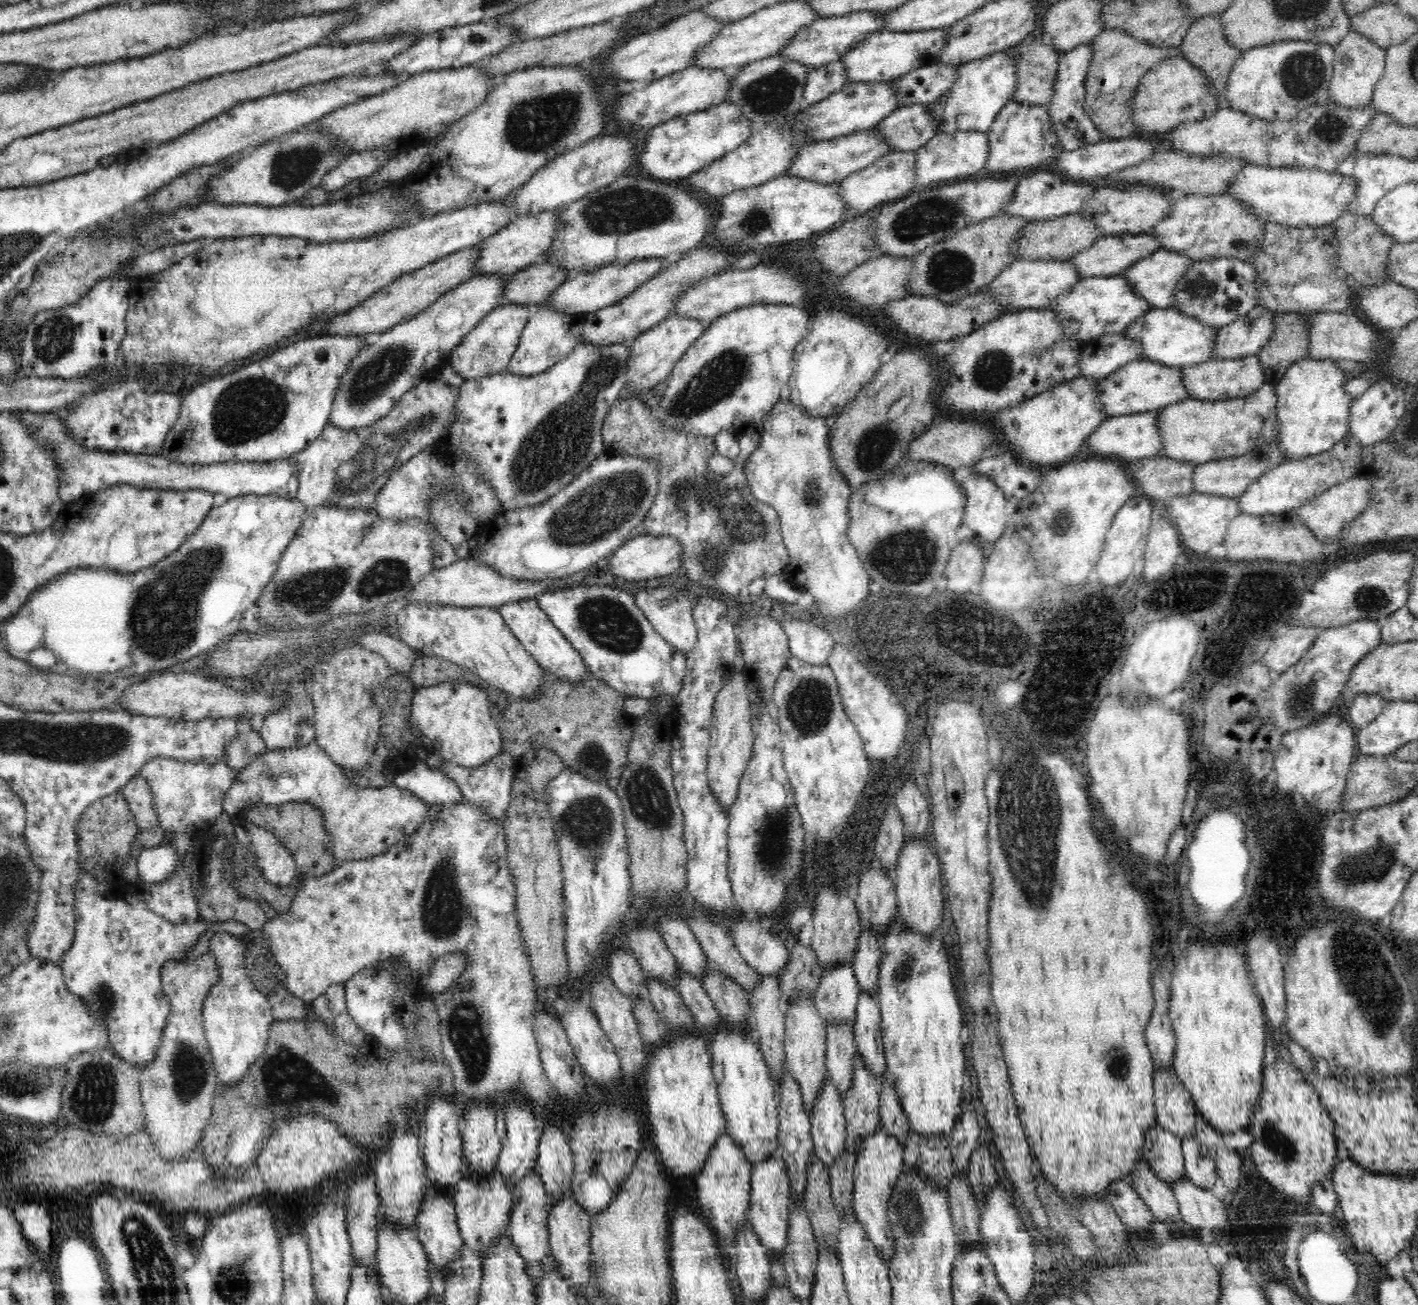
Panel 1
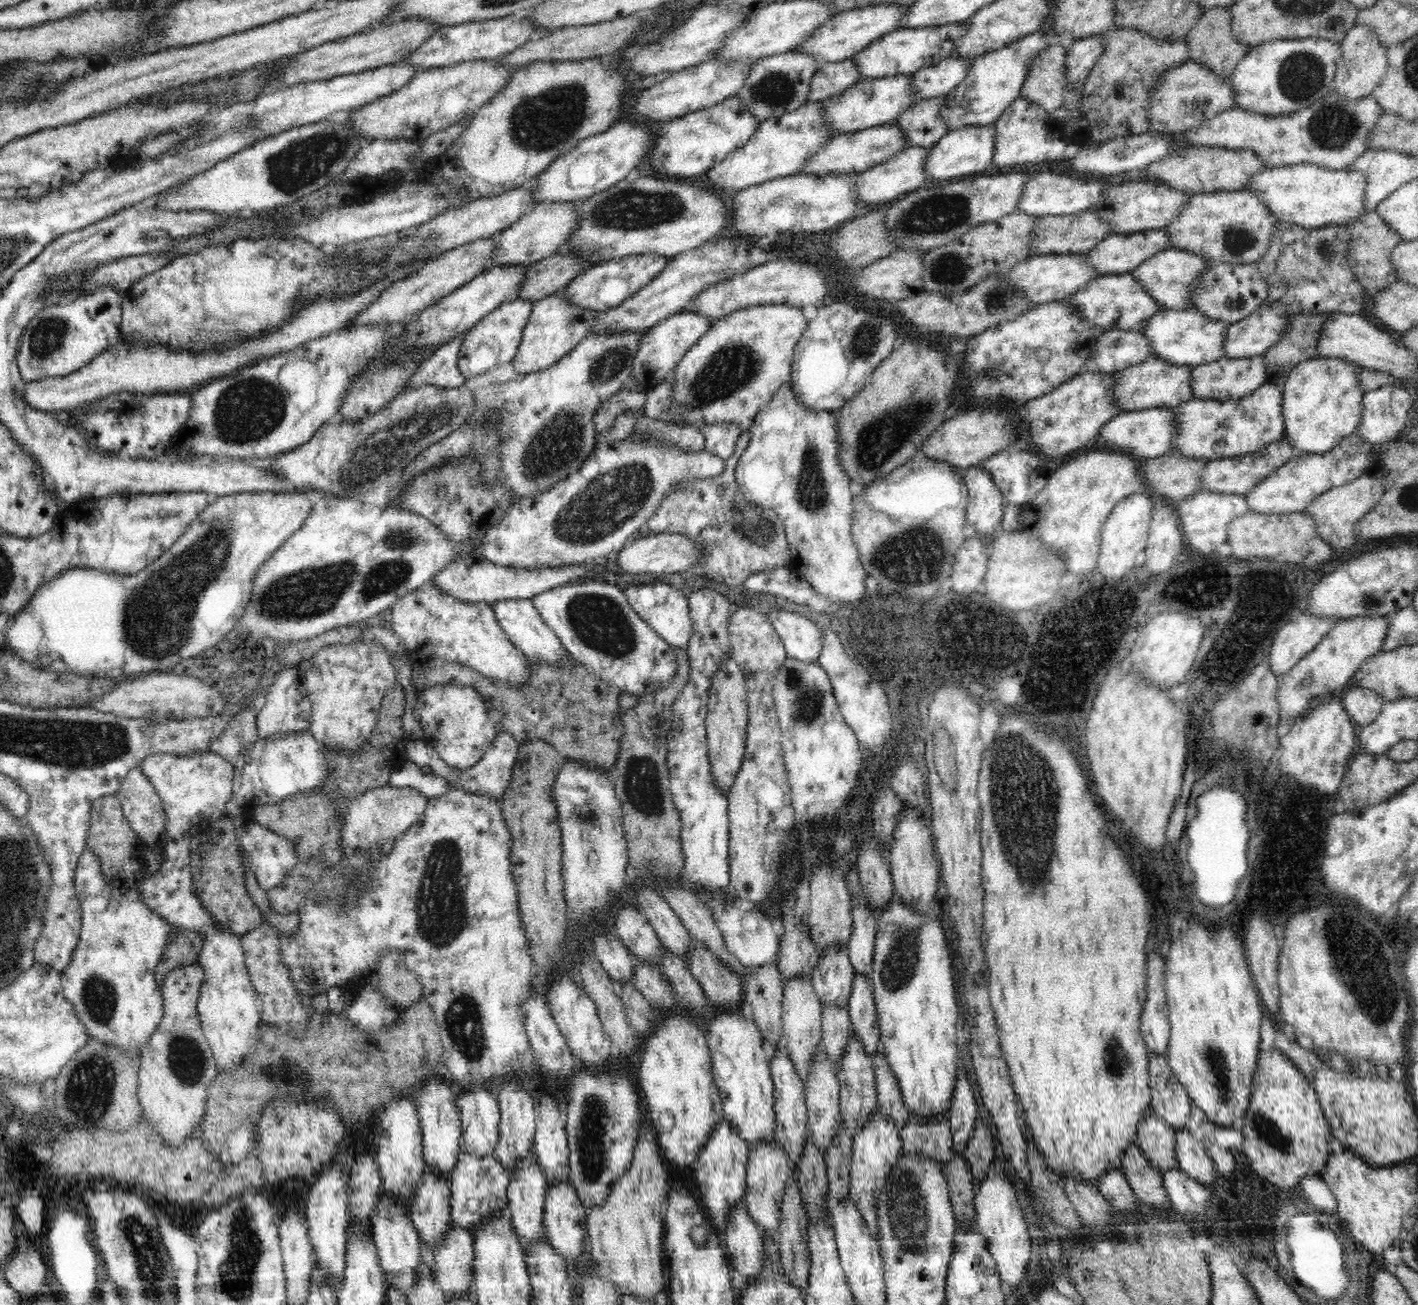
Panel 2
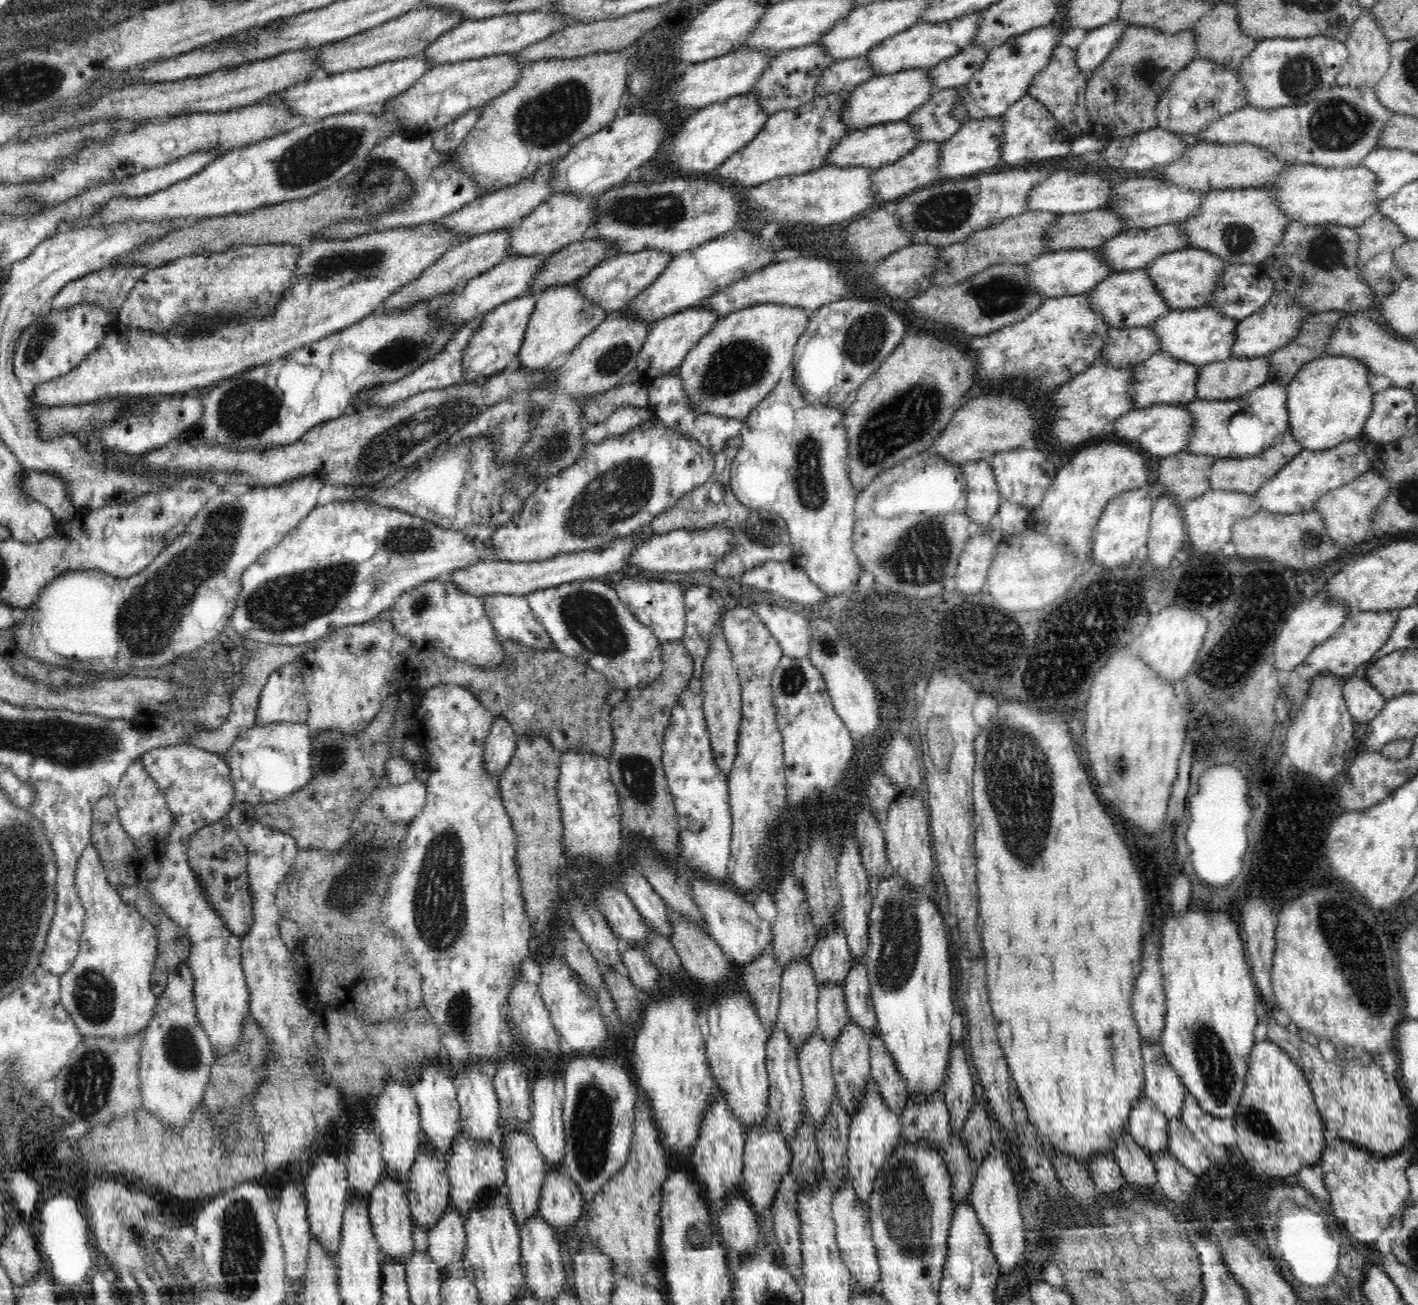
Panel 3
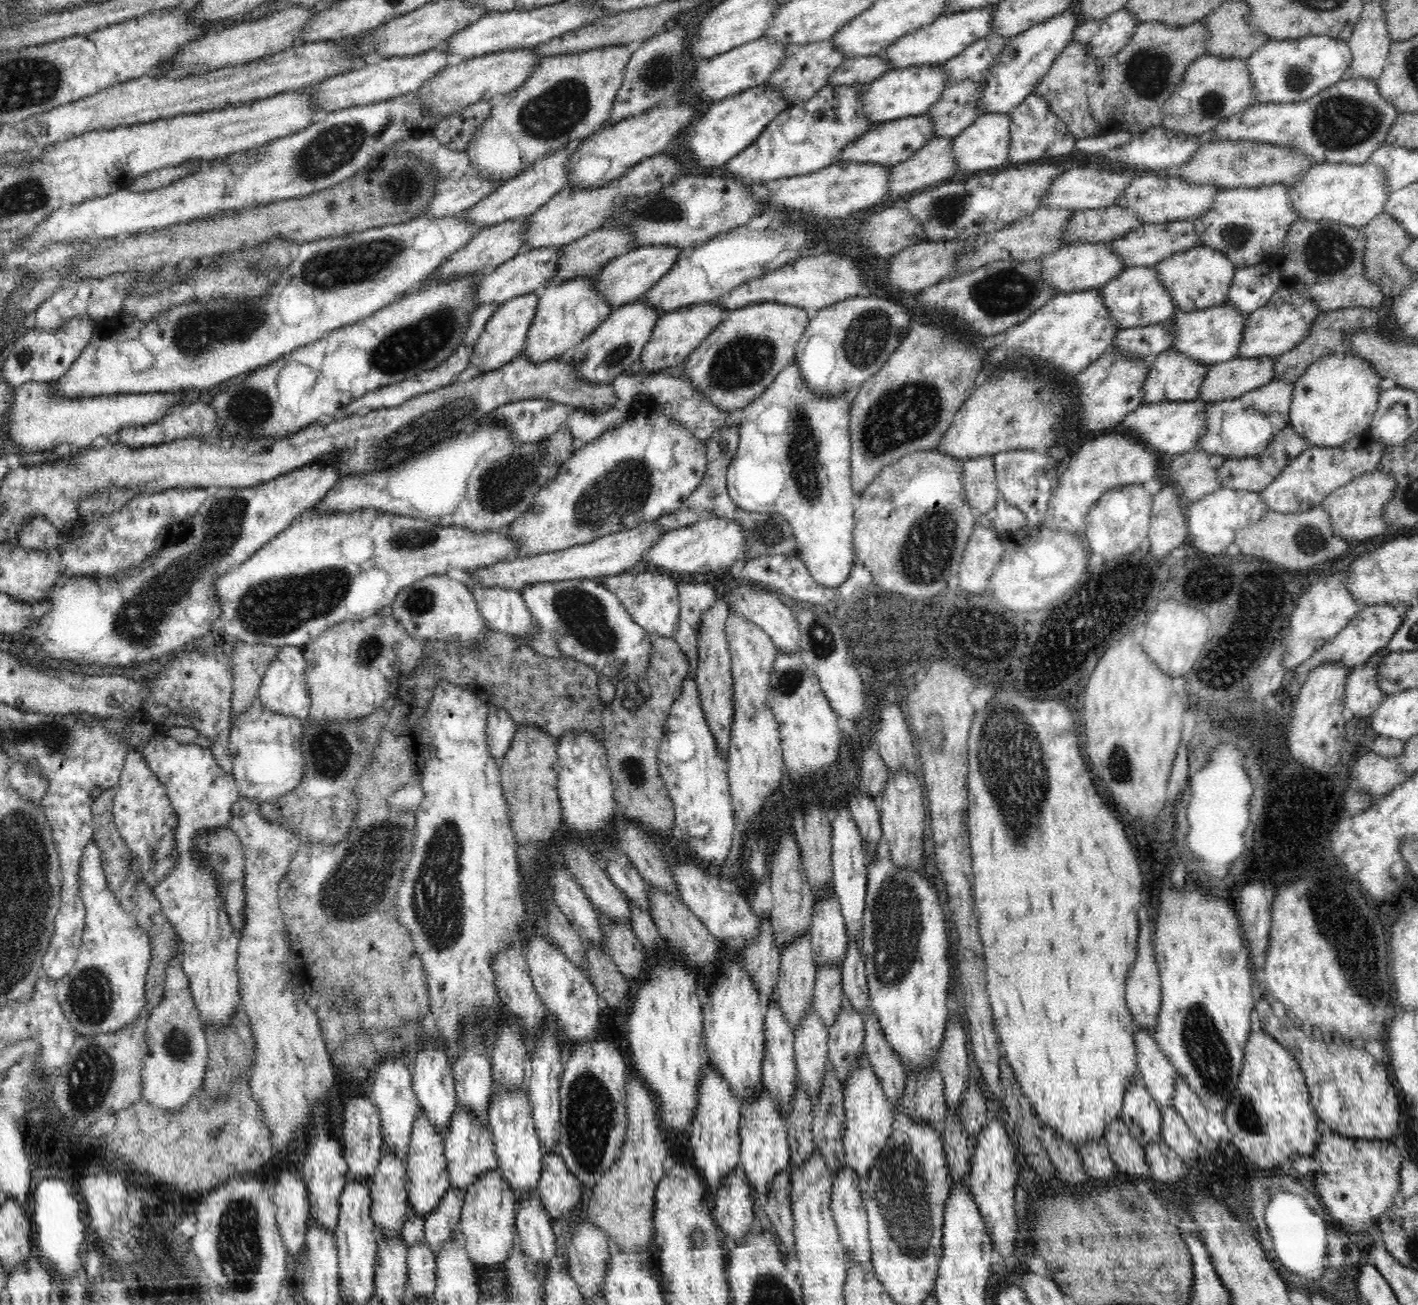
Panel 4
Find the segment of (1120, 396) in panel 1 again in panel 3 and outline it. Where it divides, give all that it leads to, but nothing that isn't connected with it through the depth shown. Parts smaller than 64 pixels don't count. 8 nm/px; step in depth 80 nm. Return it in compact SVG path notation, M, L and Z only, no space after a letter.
M1164 351L1155 352L1149 359L1133 367L1134 380L1130 382L1130 396L1134 408L1158 404L1186 405L1197 399L1196 380L1199 367L1175 359Z

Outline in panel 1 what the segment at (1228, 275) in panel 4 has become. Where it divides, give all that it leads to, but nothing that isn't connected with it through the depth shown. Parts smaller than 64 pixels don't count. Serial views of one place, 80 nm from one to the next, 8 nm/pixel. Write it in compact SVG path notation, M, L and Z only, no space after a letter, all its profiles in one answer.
M1161 246L1154 255L1127 268L1122 275L1134 293L1146 299L1152 308L1165 309L1174 304L1178 280L1195 264L1188 256L1170 252Z

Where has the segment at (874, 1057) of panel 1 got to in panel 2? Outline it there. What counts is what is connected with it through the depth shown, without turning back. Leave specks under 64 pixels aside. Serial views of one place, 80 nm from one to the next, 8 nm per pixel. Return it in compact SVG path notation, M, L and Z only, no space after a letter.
M855 974L847 1009L858 1041L862 1042L870 1058L874 1058L880 1044L880 1031L872 980Z

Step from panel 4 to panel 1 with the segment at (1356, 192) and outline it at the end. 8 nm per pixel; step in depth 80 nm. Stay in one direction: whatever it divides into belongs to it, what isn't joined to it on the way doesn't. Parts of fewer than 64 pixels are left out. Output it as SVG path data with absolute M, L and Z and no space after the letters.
M1248 164L1235 177L1235 182L1229 187L1229 192L1238 203L1246 203L1246 207L1268 223L1278 223L1288 227L1320 227L1330 225L1348 211L1348 204L1354 200L1357 190L1354 178L1340 175L1338 171L1326 172L1318 168L1308 167L1278 167L1270 168Z

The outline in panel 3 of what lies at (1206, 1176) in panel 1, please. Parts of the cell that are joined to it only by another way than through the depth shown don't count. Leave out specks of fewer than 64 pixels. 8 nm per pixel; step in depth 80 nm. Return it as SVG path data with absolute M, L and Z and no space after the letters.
M1169 1120L1169 1152L1180 1162L1183 1168L1200 1176L1210 1168L1210 1160L1202 1144L1180 1120Z

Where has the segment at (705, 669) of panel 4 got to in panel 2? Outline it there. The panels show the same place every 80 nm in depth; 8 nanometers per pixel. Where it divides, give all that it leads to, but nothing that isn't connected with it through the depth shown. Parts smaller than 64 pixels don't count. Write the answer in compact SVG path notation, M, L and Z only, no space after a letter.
M728 657L724 664L718 666L714 674L714 682L708 689L707 715L705 727L707 728L708 758L710 772L716 779L716 785L727 796L733 787L734 777L741 767L746 751L747 727L747 690L746 679L738 664Z

